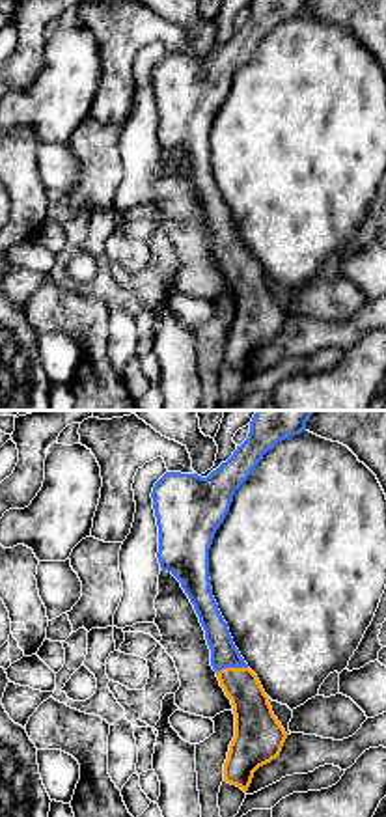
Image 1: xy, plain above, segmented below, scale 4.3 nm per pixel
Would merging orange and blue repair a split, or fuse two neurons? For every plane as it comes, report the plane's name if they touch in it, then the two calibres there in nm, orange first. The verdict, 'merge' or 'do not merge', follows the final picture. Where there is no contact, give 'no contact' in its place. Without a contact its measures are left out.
contact in xy; calibres 180 and 120 nm

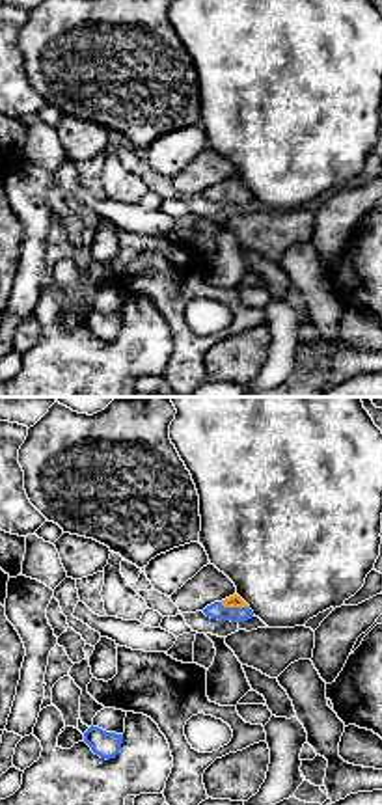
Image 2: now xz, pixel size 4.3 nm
contact in xz; calibres 60 and 70 nm

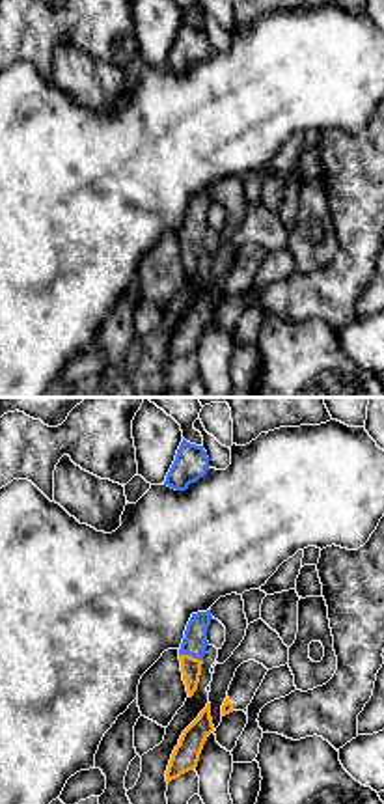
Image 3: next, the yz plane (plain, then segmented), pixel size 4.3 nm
contact in yz; calibres 90 and 110 nm

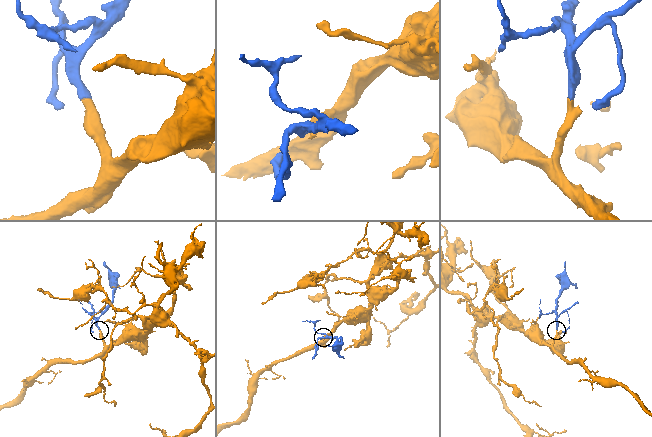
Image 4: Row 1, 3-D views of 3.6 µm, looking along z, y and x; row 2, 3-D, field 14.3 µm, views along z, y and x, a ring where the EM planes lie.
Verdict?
merge

